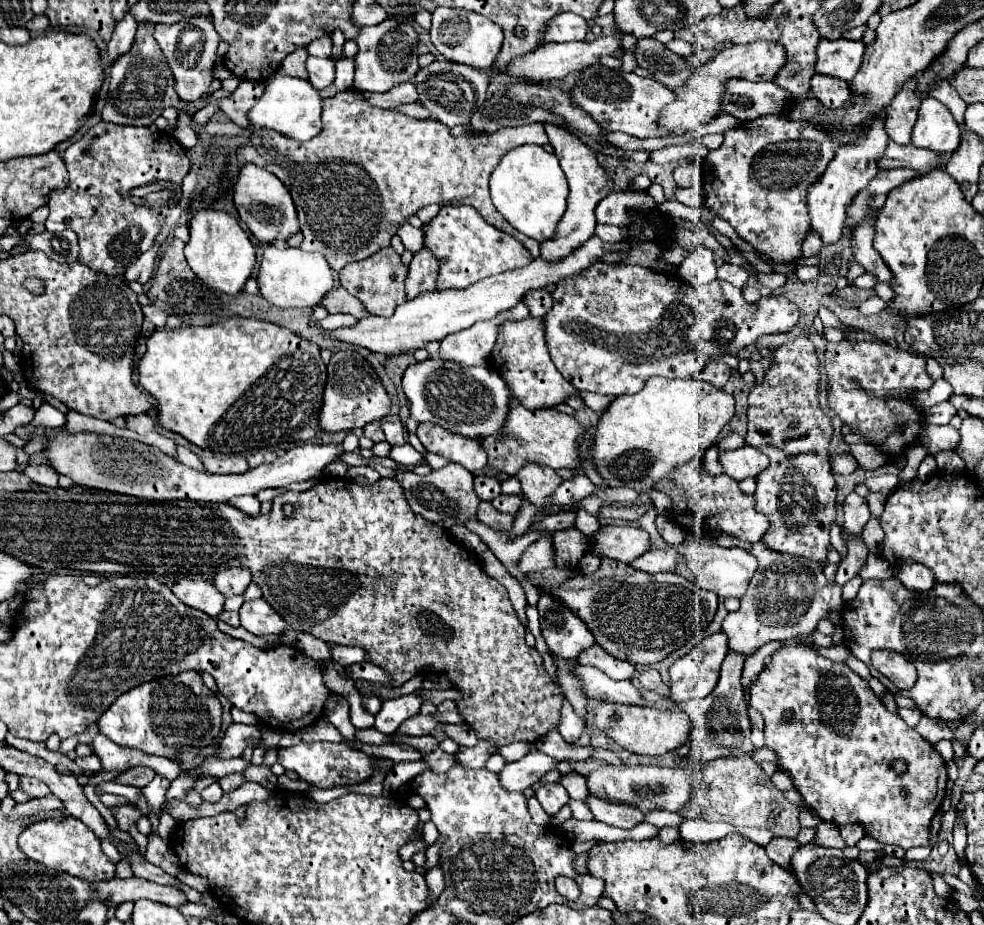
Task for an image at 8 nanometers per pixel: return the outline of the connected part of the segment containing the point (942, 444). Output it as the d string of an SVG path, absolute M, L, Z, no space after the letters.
M925 424L921 428L921 444L931 454L941 452L941 450L953 450L957 440L959 440L959 432L955 428L951 428L949 424L947 426L929 426L929 424Z

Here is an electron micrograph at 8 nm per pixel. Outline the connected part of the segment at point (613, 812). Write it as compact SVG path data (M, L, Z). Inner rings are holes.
M587 794L587 806L593 812L595 820L605 822L609 826L633 828L639 822L643 822L643 812L635 810L635 806L615 804L615 802L609 802L609 800L601 800L593 794Z

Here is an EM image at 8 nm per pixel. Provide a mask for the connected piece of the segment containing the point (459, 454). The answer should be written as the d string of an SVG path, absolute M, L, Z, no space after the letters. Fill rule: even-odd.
M423 422L417 428L417 436L427 452L435 452L445 456L469 472L477 474L487 466L487 454L481 448L479 440L461 438L459 434L451 434L451 430L443 430L443 426L435 426L431 422Z

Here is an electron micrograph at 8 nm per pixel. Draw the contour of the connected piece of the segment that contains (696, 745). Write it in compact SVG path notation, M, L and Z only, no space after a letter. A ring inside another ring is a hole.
M727 654L723 668L721 668L721 678L715 686L715 690L703 698L703 700L687 700L679 704L693 722L693 760L689 762L691 766L697 766L699 762L713 760L719 756L731 756L731 754L749 754L757 750L751 740L751 722L747 716L747 704L743 700L743 688L741 688L741 670L743 670L743 660L735 658L735 654Z

